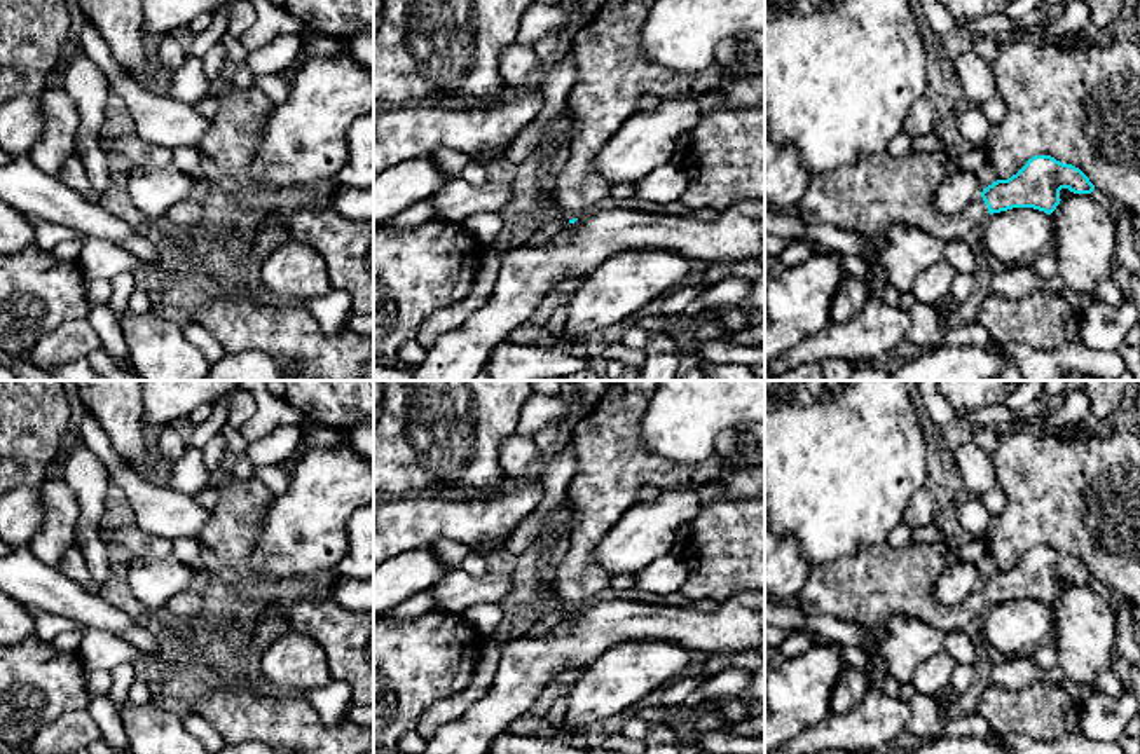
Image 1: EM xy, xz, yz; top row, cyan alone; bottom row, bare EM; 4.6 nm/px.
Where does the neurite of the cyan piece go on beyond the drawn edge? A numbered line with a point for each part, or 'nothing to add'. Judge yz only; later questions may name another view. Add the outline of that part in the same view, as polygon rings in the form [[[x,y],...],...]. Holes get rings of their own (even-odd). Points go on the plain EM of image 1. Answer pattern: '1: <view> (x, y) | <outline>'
1: yz (870, 587) | [[[887,543],[866,548],[854,555],[812,567],[796,606],[805,614],[829,614],[843,621],[862,625],[876,641],[892,616],[913,616],[943,632],[964,630],[981,618],[990,606],[979,586],[957,606],[939,604],[934,597],[937,576],[946,569],[946,545],[908,545],[892,548]]]

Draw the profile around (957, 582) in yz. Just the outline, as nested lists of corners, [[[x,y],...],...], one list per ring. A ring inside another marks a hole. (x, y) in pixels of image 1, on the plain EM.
[[[976,562],[948,564],[937,576],[934,597],[939,604],[957,606],[983,583],[981,567]]]

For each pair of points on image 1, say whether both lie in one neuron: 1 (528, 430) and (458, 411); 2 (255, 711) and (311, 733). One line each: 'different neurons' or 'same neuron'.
1: different neurons
2: same neuron

